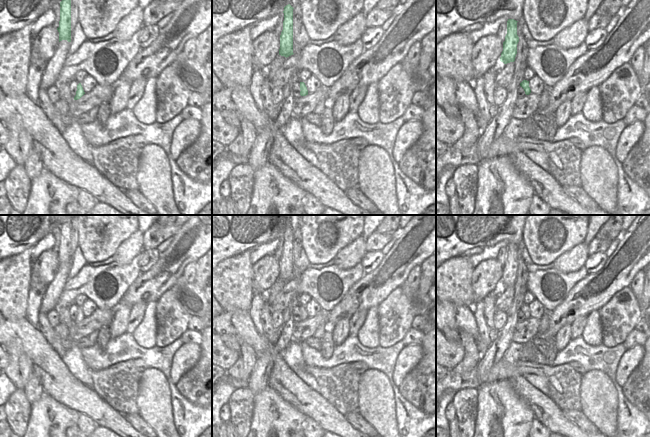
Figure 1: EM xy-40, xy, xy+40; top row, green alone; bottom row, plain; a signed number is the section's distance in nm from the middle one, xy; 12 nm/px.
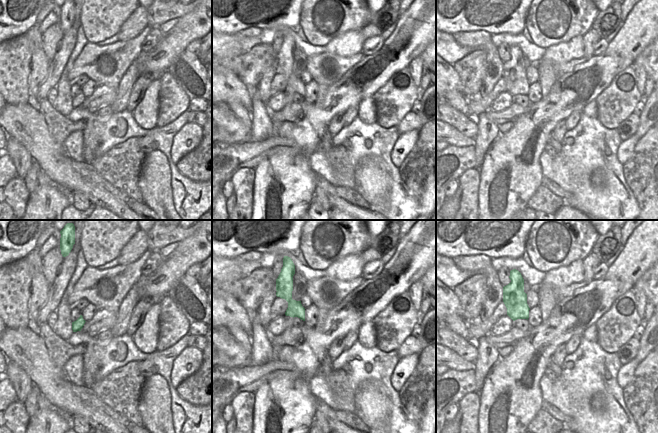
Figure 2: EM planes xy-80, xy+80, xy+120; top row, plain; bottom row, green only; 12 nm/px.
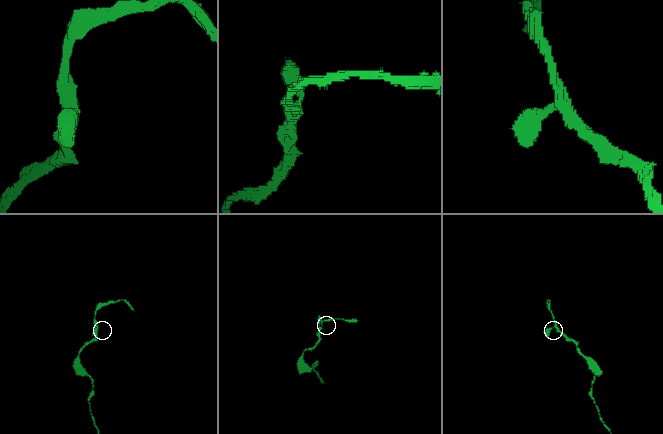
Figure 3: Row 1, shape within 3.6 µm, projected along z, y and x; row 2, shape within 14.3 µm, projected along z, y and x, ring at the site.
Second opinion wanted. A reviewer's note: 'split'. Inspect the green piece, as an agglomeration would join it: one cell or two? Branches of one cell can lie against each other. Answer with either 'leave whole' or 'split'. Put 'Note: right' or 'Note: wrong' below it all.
leave whole
Note: wrong

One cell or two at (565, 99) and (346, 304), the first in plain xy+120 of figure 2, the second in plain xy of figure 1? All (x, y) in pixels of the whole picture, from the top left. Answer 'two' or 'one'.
one

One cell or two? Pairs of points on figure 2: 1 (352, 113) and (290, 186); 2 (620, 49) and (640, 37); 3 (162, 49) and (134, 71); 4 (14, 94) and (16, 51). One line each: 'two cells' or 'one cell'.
1: two cells
2: one cell
3: two cells
4: one cell

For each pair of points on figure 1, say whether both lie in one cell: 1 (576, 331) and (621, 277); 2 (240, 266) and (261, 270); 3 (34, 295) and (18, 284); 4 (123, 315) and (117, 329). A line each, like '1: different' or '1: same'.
1: different
2: different
3: different
4: same

